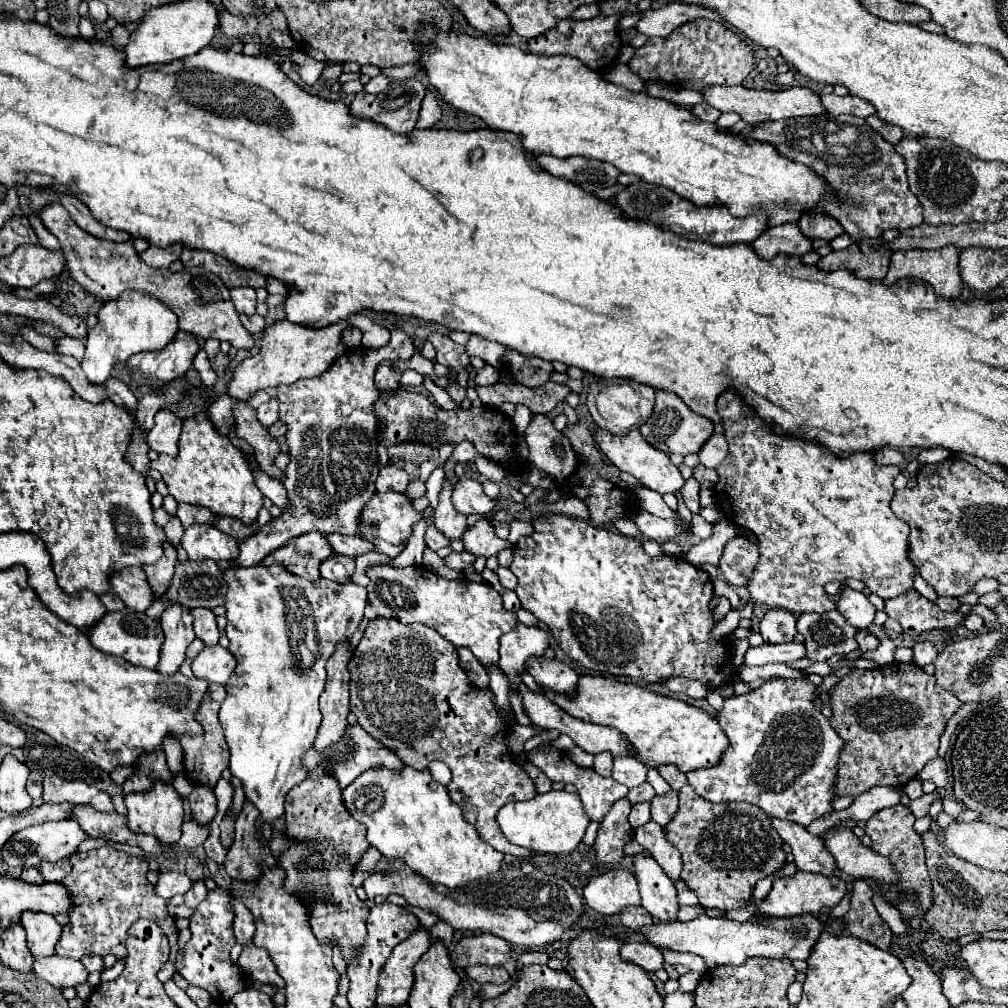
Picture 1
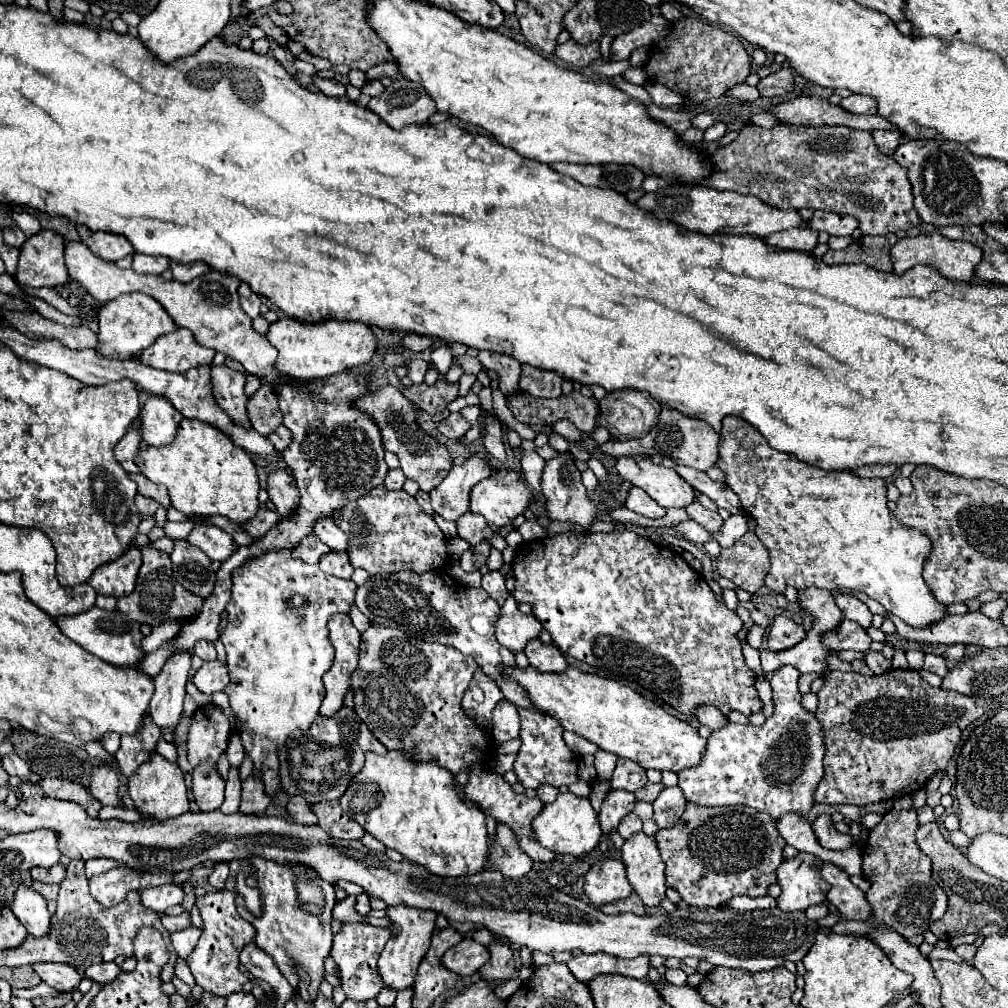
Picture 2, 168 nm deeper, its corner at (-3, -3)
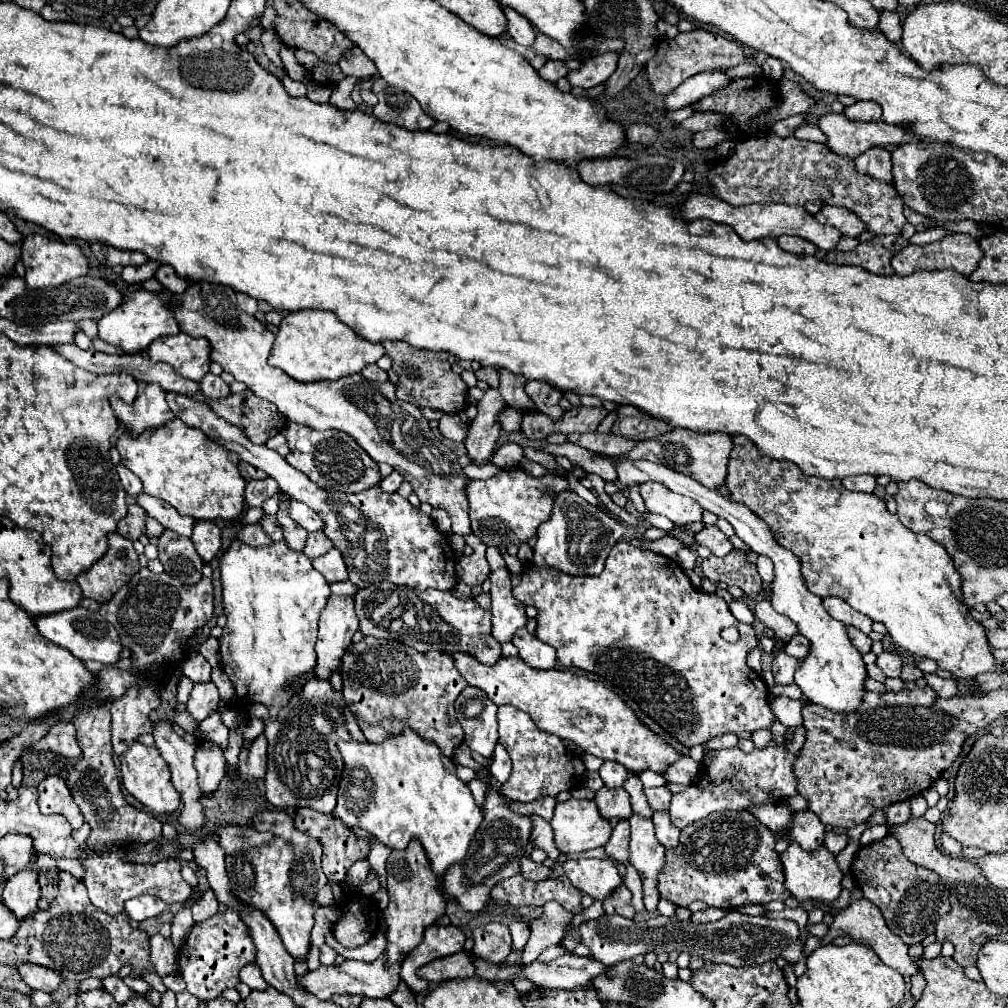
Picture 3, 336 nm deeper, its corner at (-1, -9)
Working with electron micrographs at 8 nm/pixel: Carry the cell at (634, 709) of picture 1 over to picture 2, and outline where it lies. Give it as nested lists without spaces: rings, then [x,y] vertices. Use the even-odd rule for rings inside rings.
[[[531,666],[525,670],[511,668],[505,672],[527,690],[537,708],[557,718],[565,730],[591,740],[601,750],[629,758],[641,768],[681,772],[683,768],[701,764],[707,750],[707,740],[699,736],[697,728],[671,716],[657,702],[615,680],[587,674],[577,668],[567,668],[563,674],[539,672]]]

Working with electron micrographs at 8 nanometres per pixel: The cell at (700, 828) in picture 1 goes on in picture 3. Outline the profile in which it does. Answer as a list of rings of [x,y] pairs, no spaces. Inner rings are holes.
[[[741,810],[741,812],[713,812],[703,820],[697,820],[689,824],[685,830],[681,830],[679,846],[665,852],[665,866],[659,874],[659,894],[673,902],[675,906],[687,908],[691,902],[701,900],[707,906],[723,908],[723,910],[735,910],[745,904],[765,904],[771,900],[785,902],[791,894],[783,886],[783,864],[775,850],[775,836],[767,826],[761,826],[753,814]]]

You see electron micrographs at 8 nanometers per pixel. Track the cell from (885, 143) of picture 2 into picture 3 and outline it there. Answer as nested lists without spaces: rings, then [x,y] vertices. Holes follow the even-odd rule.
[[[869,148],[865,154],[861,154],[855,160],[855,172],[867,174],[867,176],[877,178],[887,184],[893,184],[891,154],[885,148]]]

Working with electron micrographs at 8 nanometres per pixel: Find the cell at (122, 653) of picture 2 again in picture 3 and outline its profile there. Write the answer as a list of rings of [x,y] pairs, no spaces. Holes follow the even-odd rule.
[[[77,606],[77,608],[55,612],[55,614],[33,616],[33,620],[35,620],[39,634],[43,634],[53,644],[69,650],[79,660],[97,660],[103,664],[117,664],[117,660],[119,660],[121,640],[117,636],[117,630],[113,626],[109,626],[107,620],[103,620],[97,612]]]

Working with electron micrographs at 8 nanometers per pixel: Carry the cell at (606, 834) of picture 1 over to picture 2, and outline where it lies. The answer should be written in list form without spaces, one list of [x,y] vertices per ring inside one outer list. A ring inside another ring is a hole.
[[[611,790],[601,806],[601,814],[599,814],[599,822],[601,822],[601,830],[603,836],[609,838],[611,832],[617,830],[619,822],[633,812],[635,808],[635,796],[631,792],[623,792],[623,790]]]

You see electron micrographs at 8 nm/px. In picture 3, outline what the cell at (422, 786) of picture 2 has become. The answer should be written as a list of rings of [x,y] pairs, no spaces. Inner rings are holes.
[[[405,728],[399,736],[387,738],[381,744],[339,740],[337,750],[341,752],[345,764],[339,782],[337,806],[333,810],[337,818],[341,818],[347,826],[359,826],[367,830],[389,848],[403,850],[411,838],[417,838],[423,844],[427,858],[431,860],[431,868],[437,874],[445,874],[453,862],[459,862],[465,856],[475,830],[481,826],[481,810],[475,804],[467,784],[457,778],[453,760],[447,758],[435,746],[435,742],[423,740],[413,728]]]

